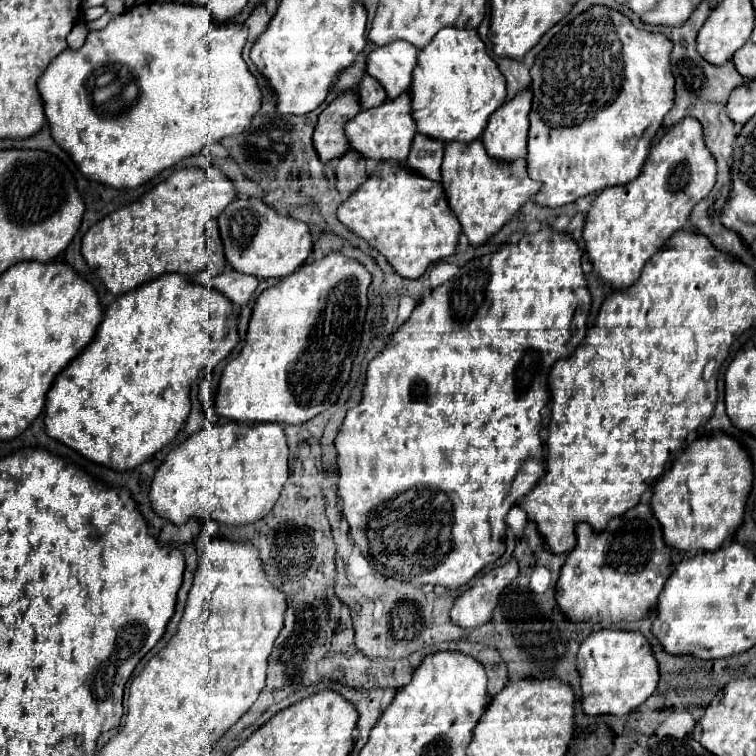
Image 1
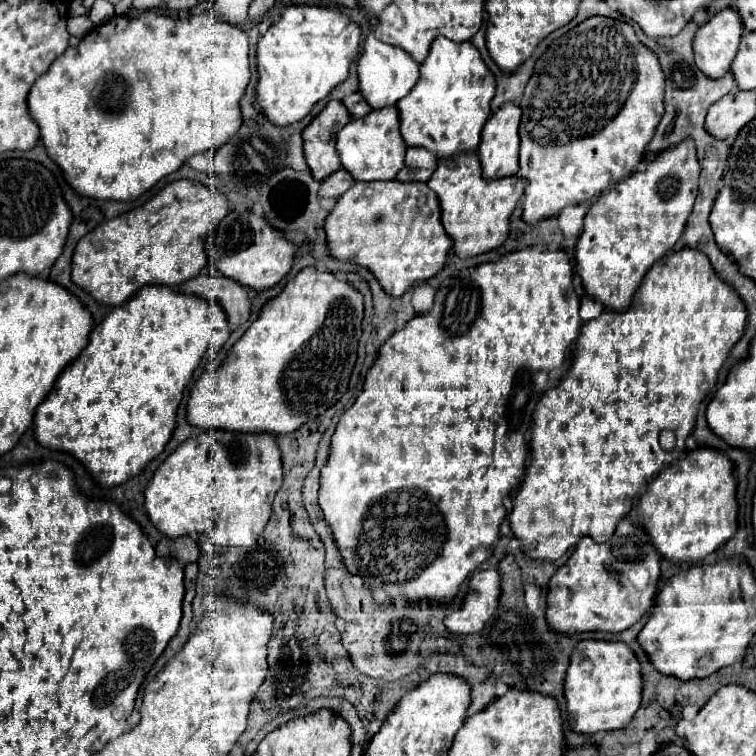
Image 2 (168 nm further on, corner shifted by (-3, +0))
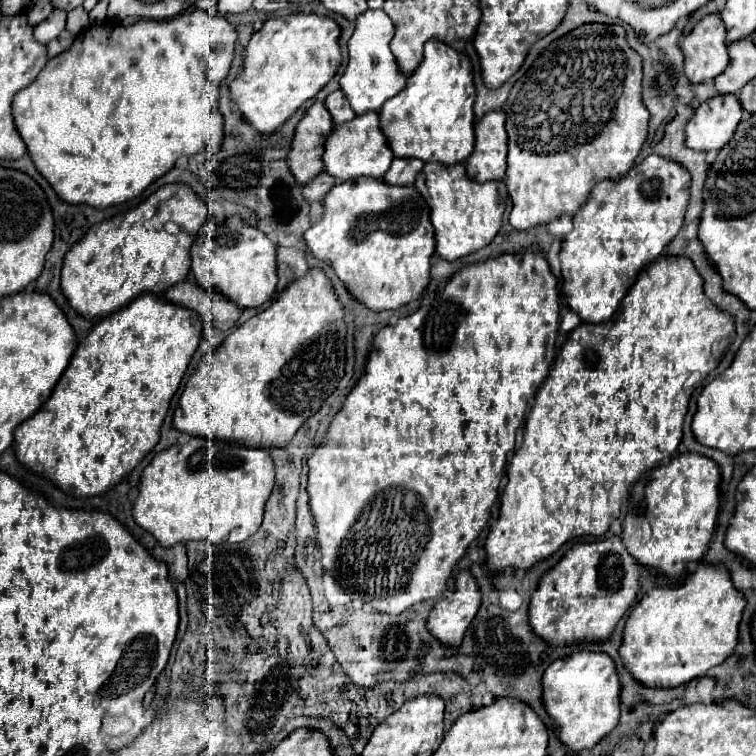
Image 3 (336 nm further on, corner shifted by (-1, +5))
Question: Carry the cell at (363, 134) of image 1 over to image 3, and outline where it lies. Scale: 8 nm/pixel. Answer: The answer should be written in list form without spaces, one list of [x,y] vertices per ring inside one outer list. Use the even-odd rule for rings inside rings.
[[[362,114],[350,122],[334,128],[330,138],[326,138],[322,164],[324,164],[324,172],[330,174],[332,178],[336,178],[336,182],[340,184],[340,182],[348,182],[348,180],[354,180],[360,176],[382,178],[386,174],[386,170],[390,168],[392,158],[394,156],[392,156],[390,148],[386,146],[386,138],[378,126],[378,114]]]

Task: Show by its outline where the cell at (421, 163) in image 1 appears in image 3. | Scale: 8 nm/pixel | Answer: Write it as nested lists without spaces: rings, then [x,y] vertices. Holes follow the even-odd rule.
[[[394,158],[392,166],[384,174],[382,182],[390,186],[412,186],[416,180],[416,174],[422,170],[424,162],[414,158]]]

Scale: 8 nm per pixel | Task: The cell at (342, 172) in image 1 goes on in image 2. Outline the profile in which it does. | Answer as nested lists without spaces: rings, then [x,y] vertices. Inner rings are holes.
[[[338,169],[336,173],[332,173],[330,177],[324,179],[322,187],[320,187],[320,197],[340,197],[344,195],[344,191],[348,187],[352,187],[352,183],[356,183],[352,179],[352,175],[348,175],[348,171]]]

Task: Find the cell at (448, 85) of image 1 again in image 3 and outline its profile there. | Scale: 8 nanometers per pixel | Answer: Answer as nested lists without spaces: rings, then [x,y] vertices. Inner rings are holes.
[[[428,40],[424,46],[424,58],[416,72],[408,76],[406,88],[384,102],[380,110],[380,128],[388,136],[388,146],[396,158],[418,158],[422,162],[442,162],[454,164],[464,162],[474,150],[474,96],[476,88],[472,82],[472,64],[470,58],[462,52],[456,52],[440,40]]]

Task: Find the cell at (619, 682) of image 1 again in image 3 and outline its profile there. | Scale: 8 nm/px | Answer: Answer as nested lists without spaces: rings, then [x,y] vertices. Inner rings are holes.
[[[582,650],[552,662],[542,676],[542,702],[556,726],[556,738],[570,754],[594,748],[616,728],[620,718],[620,682],[612,658]]]

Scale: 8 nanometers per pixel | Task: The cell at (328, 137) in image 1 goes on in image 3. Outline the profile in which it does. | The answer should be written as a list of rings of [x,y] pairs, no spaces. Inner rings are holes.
[[[324,102],[310,106],[306,116],[298,122],[292,148],[288,152],[288,166],[296,182],[306,184],[322,172],[322,152],[328,134],[332,132],[332,118]]]

